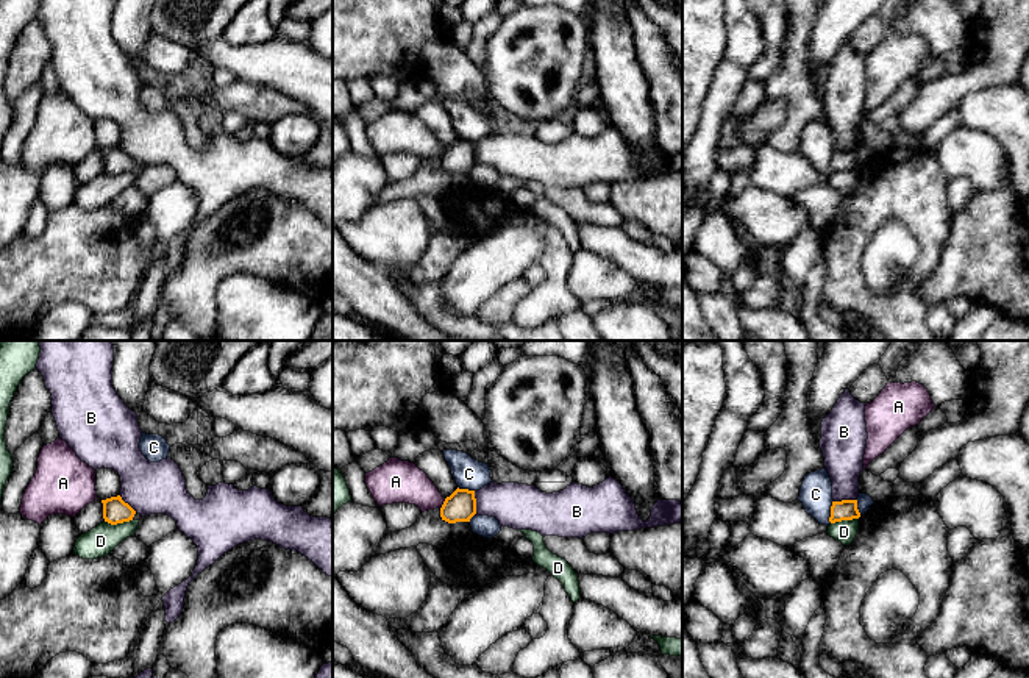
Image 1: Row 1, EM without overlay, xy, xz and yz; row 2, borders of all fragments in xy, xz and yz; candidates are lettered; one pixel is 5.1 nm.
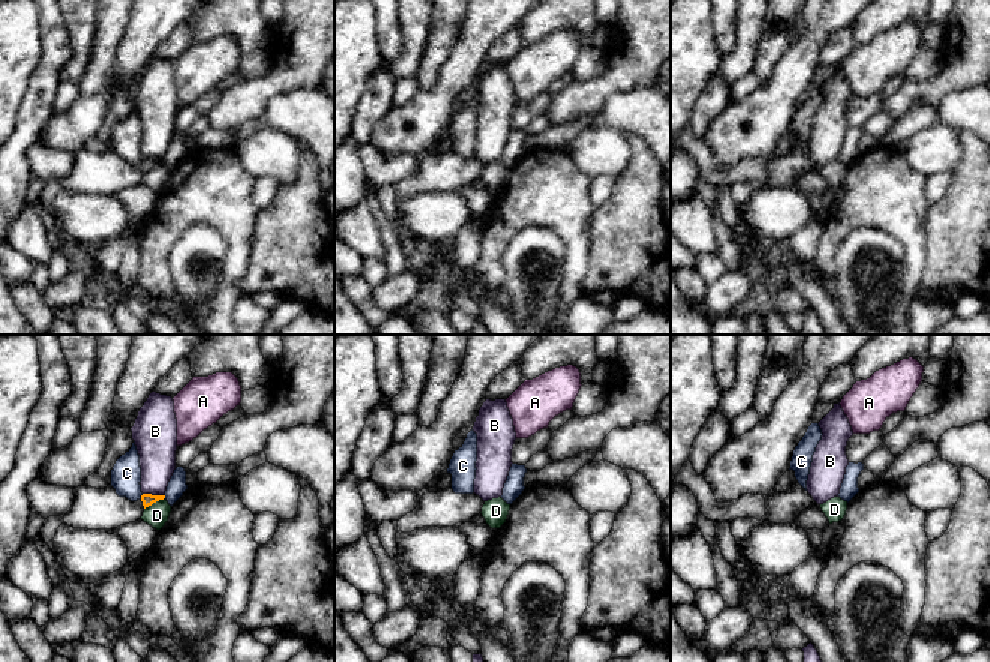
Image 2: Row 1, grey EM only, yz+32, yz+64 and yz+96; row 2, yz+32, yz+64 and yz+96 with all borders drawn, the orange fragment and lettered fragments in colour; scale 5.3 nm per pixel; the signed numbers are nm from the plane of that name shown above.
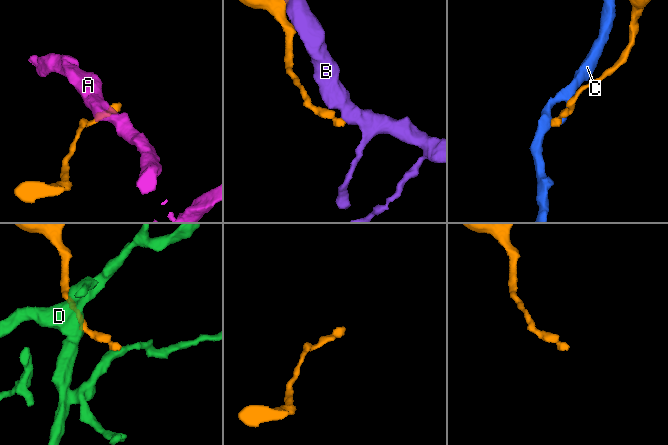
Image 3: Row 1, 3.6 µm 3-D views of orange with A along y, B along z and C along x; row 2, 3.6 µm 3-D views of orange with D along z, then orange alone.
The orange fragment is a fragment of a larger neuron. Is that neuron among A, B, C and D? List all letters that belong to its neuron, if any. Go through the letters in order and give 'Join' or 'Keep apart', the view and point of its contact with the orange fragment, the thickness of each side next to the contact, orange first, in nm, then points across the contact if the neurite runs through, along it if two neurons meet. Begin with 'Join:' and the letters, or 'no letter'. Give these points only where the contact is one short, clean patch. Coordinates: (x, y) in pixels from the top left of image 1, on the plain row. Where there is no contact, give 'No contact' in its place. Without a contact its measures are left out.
Join: no letter
A: Keep apart. Touches orange at xz (444, 153). Thickness 160 nm (orange) against 220 nm. Boundary: xz (445, 149), (441, 158)
B: Keep apart. Touches orange at xz (475, 152). Thickness 160 nm (orange) against 240 nm
C: Keep apart. Touches orange at yz (831, 161). Thickness 110 nm (orange) against 170 nm
D: Keep apart. Touches orange at xy (117, 172). Thickness 130 nm (orange) against 160 nm

